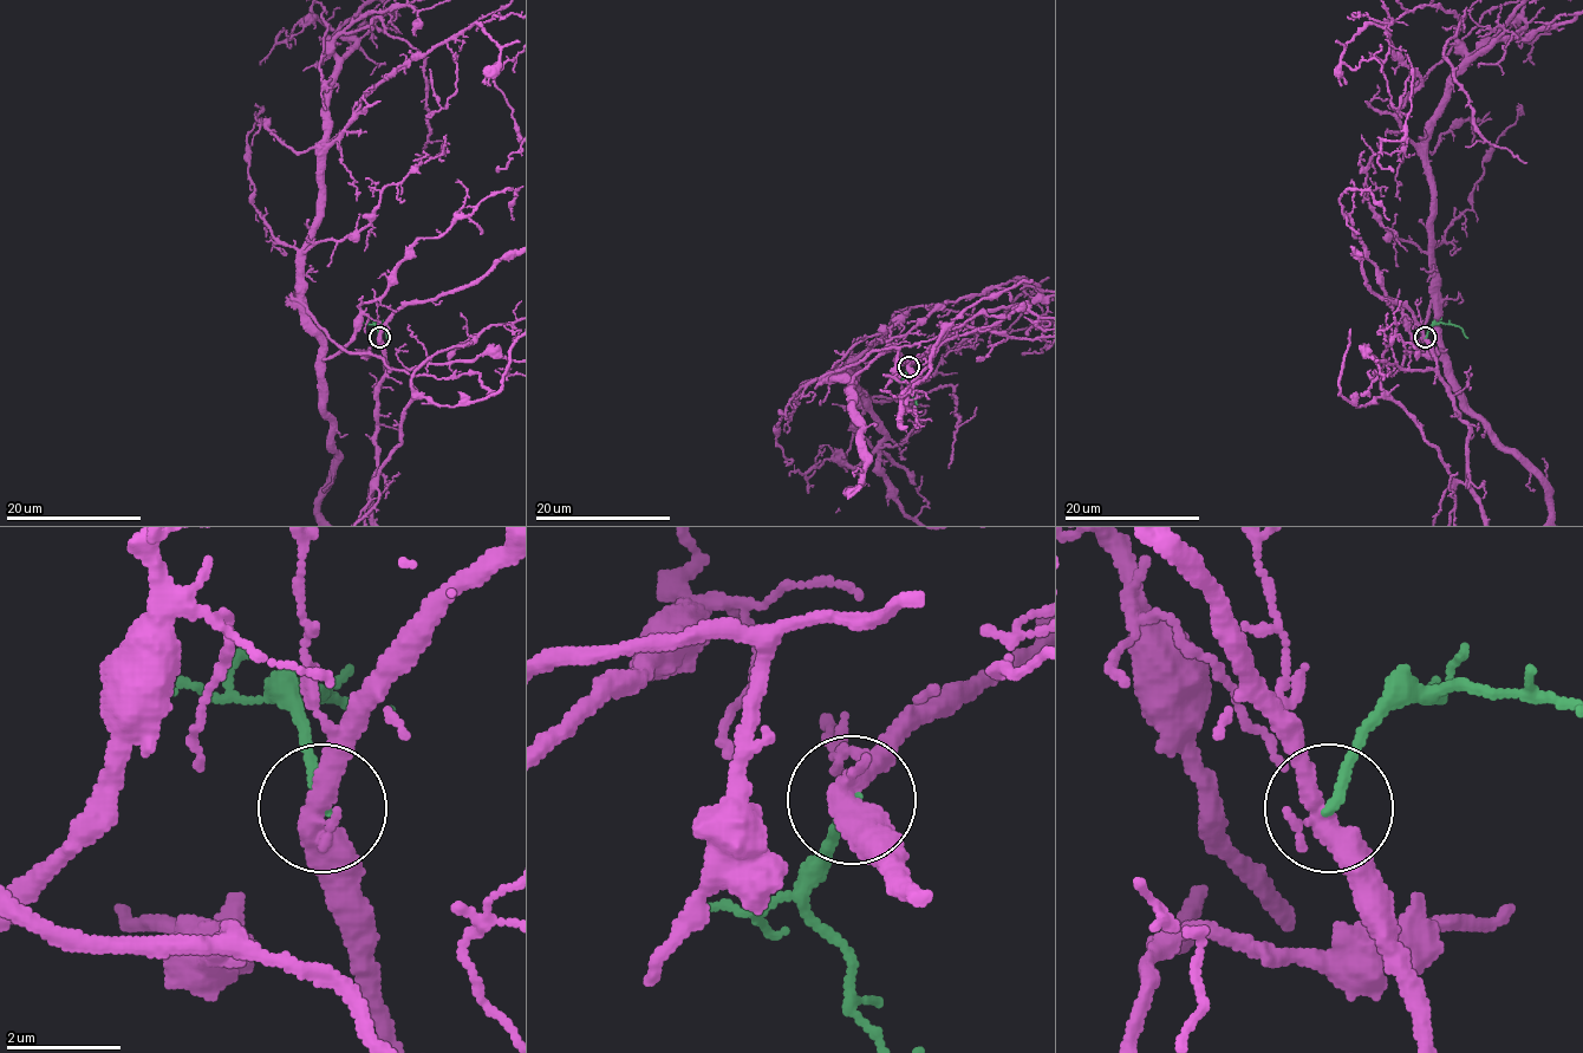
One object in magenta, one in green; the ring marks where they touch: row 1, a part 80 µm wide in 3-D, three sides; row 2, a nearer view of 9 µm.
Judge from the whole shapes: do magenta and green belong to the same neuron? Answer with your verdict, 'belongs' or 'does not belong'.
does not belong

